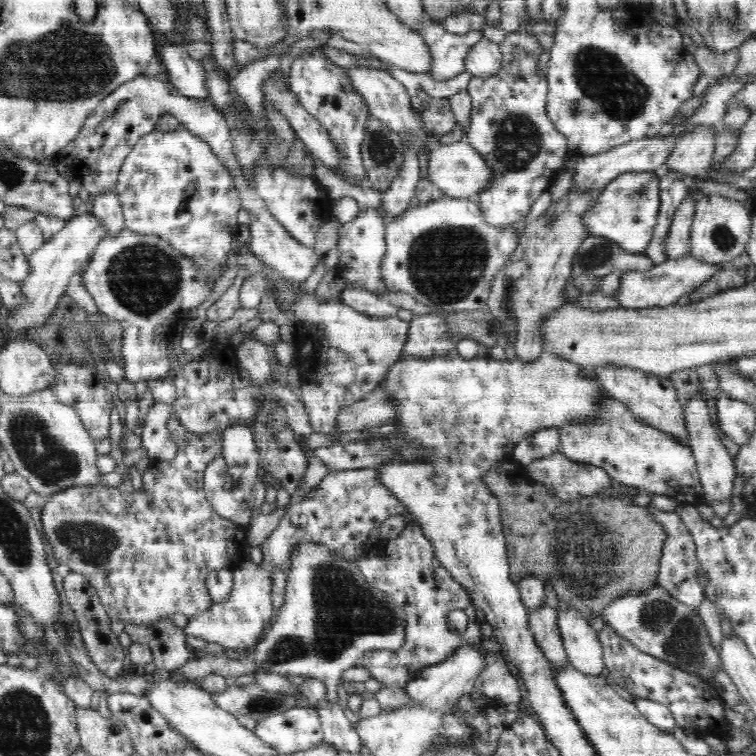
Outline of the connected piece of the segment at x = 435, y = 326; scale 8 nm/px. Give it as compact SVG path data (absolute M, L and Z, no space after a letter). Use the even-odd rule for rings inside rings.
M426 312L414 315L408 322L408 338L403 354L409 358L434 358L457 352L456 343L447 336L445 320L439 315Z

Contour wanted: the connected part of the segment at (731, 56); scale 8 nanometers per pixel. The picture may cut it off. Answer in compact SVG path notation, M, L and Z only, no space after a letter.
M694 47L693 57L700 70L707 76L709 83L719 76L728 75L738 64L739 48L718 53L712 53L706 47Z

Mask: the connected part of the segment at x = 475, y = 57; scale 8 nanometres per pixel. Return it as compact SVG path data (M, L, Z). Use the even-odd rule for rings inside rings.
M482 37L466 55L465 71L474 77L492 76L500 70L502 63L499 44Z

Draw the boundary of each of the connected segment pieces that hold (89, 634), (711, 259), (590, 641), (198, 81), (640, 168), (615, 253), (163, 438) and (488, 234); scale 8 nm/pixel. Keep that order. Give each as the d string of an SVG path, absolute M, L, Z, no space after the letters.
M75 571L64 578L64 592L73 614L78 619L78 627L80 629L83 644L86 646L87 652L91 657L92 663L100 669L100 672L110 677L117 677L122 674L122 666L124 666L126 658L124 649L121 647L118 635L111 629L111 618L100 603L97 591L91 586L86 576Z
M718 194L698 199L691 224L690 252L694 258L708 264L729 263L747 250L751 236L752 212L746 210L743 203Z
M574 609L558 612L557 624L569 663L584 674L600 675L605 666L604 648L584 615Z
M166 41L160 50L159 60L168 73L168 82L181 96L196 101L209 101L206 71L199 60L188 55L184 44Z
M652 136L642 140L632 140L608 152L594 156L582 157L574 168L572 189L578 193L592 189L603 189L608 183L625 173L654 172L664 168L669 154L675 148L678 138L676 136Z
M589 236L574 256L571 276L603 277L614 270L645 271L654 265L645 253L630 253L608 238Z
M155 402L150 406L142 420L143 441L147 449L147 456L153 459L171 461L175 458L176 444L171 440L167 424L170 415L174 415L173 405Z
M444 196L406 210L398 220L390 220L386 224L387 246L380 264L385 292L406 292L428 308L436 306L448 313L488 310L486 302L490 296L492 282L520 243L519 226L503 227L495 228L486 222L480 211L480 203L473 198Z

